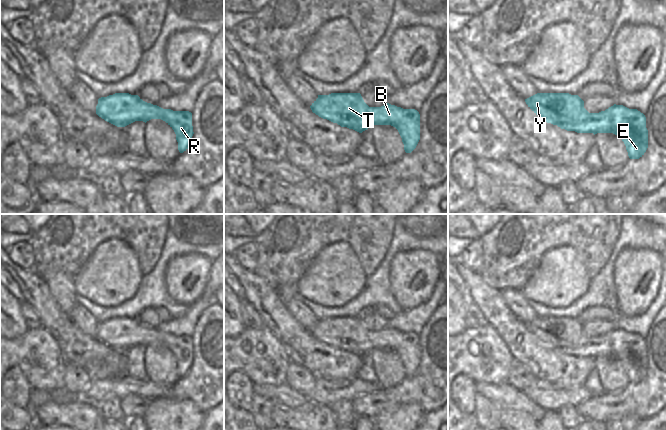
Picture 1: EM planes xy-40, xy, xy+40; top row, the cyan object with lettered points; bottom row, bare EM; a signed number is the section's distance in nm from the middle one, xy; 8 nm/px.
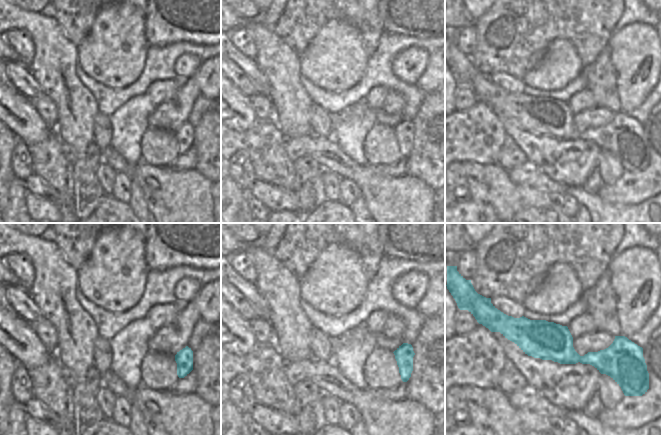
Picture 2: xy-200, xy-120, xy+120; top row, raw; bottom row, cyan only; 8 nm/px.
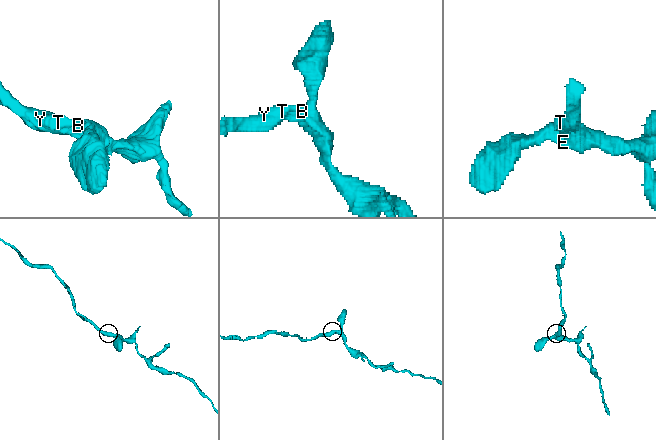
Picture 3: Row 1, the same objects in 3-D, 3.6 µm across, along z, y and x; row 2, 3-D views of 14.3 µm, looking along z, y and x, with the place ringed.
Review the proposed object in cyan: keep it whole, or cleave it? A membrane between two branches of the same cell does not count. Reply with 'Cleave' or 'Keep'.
Keep.

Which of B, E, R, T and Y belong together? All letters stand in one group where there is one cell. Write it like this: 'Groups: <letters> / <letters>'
Groups: B E R T Y.

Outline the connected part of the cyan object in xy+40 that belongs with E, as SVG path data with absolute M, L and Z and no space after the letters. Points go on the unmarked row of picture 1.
M537 317L525 323L528 331L547 347L577 357L613 357L625 368L630 383L639 383L648 372L646 341L623 329L589 337L578 319Z

